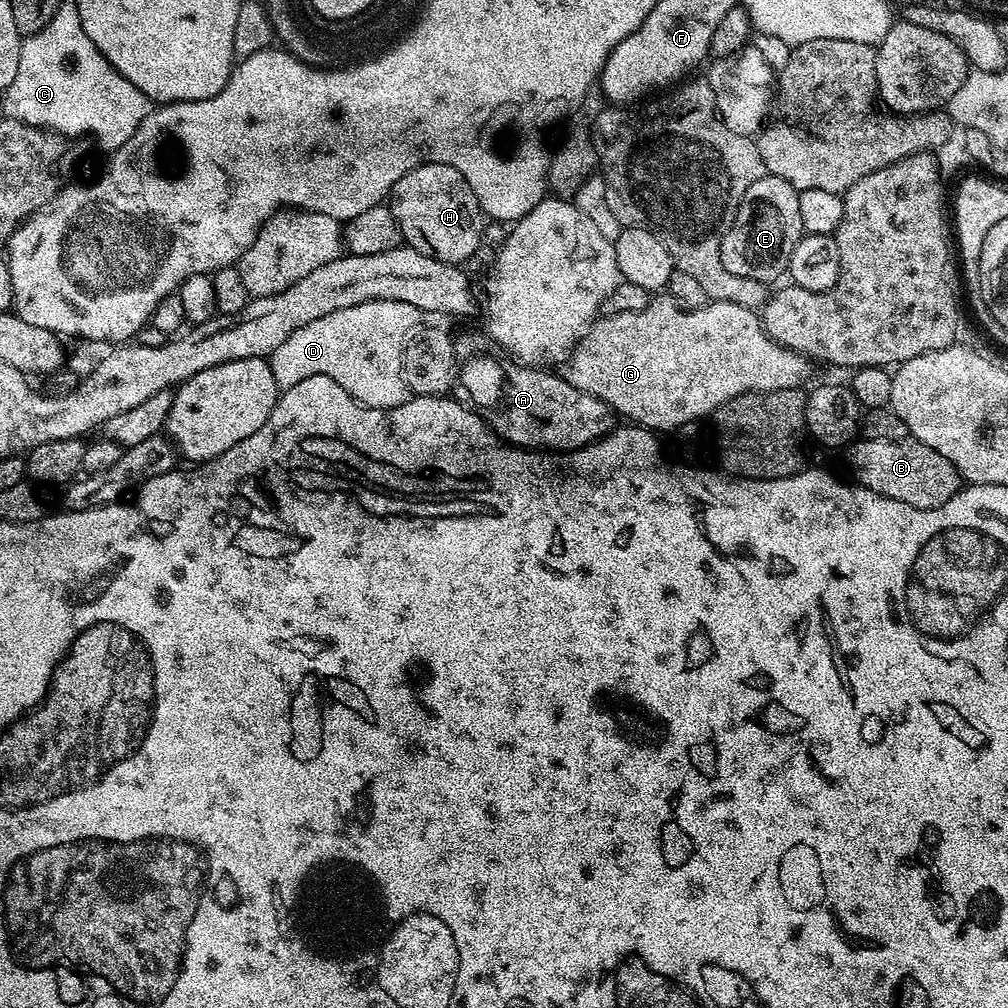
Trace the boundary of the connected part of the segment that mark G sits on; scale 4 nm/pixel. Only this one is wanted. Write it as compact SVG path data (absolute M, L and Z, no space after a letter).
M667 294L657 295L640 312L614 313L612 315L601 315L593 320L587 332L576 341L576 347L572 350L572 355L566 361L566 378L573 384L577 392L585 392L593 401L600 404L608 404L612 407L613 413L625 416L625 421L633 425L647 428L657 434L663 432L671 433L678 430L686 422L691 420L703 421L704 416L711 417L716 409L721 408L730 398L738 398L747 392L769 392L770 390L786 390L787 388L800 388L803 380L808 376L809 357L800 355L799 352L792 352L789 348L783 348L774 338L768 336L768 331L764 329L764 321L753 309L746 306L738 306L734 302L711 301L700 308L683 308L674 298Z

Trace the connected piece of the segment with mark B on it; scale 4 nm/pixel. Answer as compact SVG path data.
M874 438L857 439L847 445L848 468L852 471L851 479L863 488L874 490L886 498L906 502L915 508L937 508L942 506L962 487L960 471L950 462L926 444L914 439L883 440Z

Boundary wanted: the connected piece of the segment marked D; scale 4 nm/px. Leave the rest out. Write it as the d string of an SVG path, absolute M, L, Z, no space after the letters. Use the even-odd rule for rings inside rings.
M371 300L368 303L359 303L358 306L347 307L346 310L323 315L322 318L292 332L291 336L278 346L278 350L272 353L269 364L276 385L284 391L310 377L326 376L336 381L334 370L338 370L336 366L346 360L346 356L340 354L340 346L342 352L344 346L380 346L380 340L396 340L396 336L402 336L403 342L407 343L410 335L421 325L423 318L423 313L416 306L393 300Z

